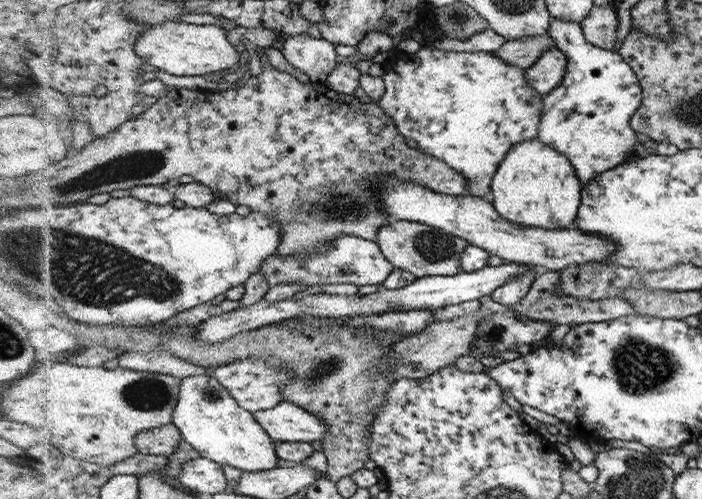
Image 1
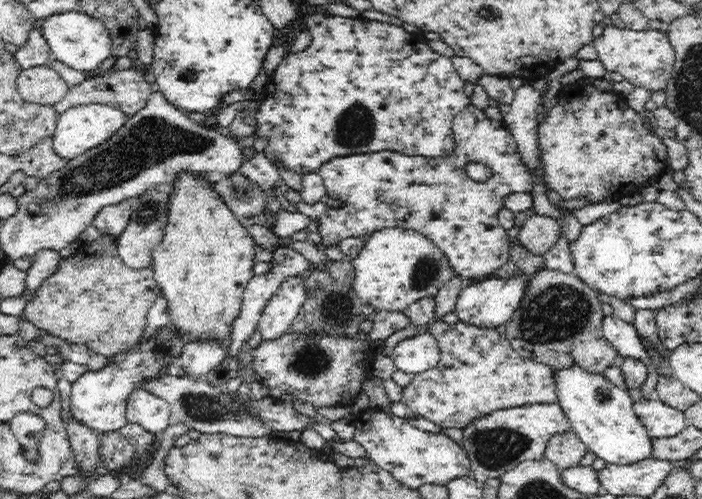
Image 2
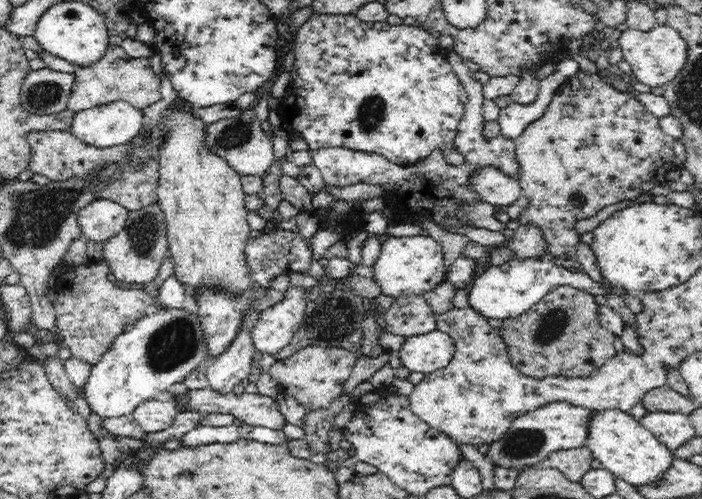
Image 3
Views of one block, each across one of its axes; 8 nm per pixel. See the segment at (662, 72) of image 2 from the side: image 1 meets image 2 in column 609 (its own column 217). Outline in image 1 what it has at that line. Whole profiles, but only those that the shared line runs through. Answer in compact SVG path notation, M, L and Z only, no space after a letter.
M170 21L155 24L146 29L136 43L136 52L144 63L175 76L203 76L208 73L222 73L238 67L240 51L232 39L232 32L214 24L190 24Z

